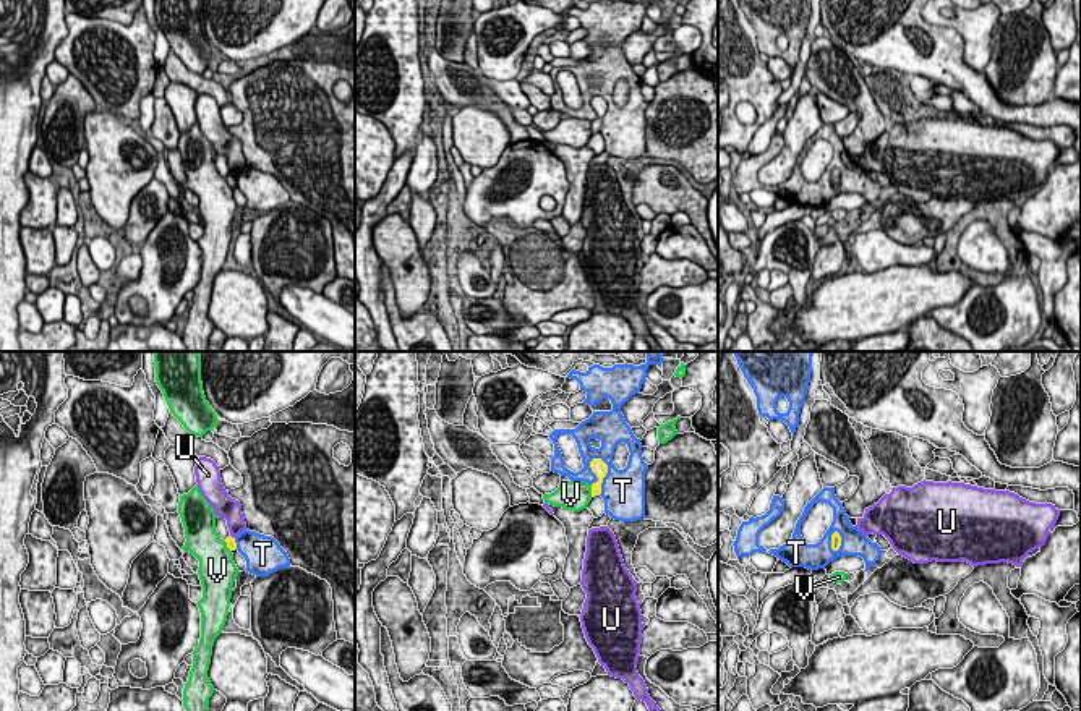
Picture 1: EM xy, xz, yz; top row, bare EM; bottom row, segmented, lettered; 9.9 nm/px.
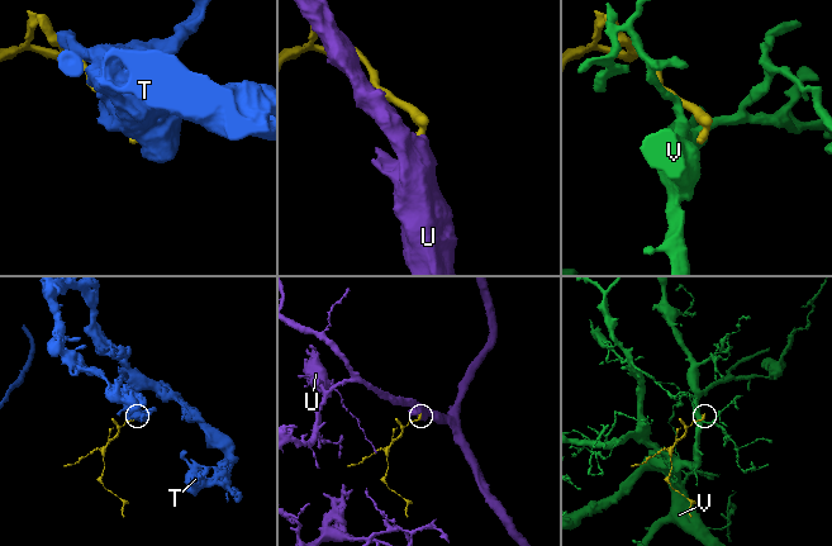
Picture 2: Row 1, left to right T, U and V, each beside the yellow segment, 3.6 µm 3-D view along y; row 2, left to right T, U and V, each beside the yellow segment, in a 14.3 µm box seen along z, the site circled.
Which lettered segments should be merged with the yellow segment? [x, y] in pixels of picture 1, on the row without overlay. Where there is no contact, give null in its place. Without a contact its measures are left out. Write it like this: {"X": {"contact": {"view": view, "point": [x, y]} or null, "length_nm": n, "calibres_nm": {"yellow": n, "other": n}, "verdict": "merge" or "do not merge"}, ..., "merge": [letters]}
{"T": {"contact": {"view": "xz", "point": [606, 109]}, "length_nm": 380, "calibres_nm": {"yellow": 160, "other": 420}, "verdict": "do not merge"}, "U": {"contact": {"view": "xy", "point": [230, 174]}, "length_nm": 60, "calibres_nm": {"yellow": 100, "other": 190}, "verdict": "do not merge"}, "V": {"contact": {"view": "xz", "point": [592, 128]}, "length_nm": 130, "calibres_nm": {"yellow": 160, "other": 280}, "verdict": "do not merge"}, "merge": []}

